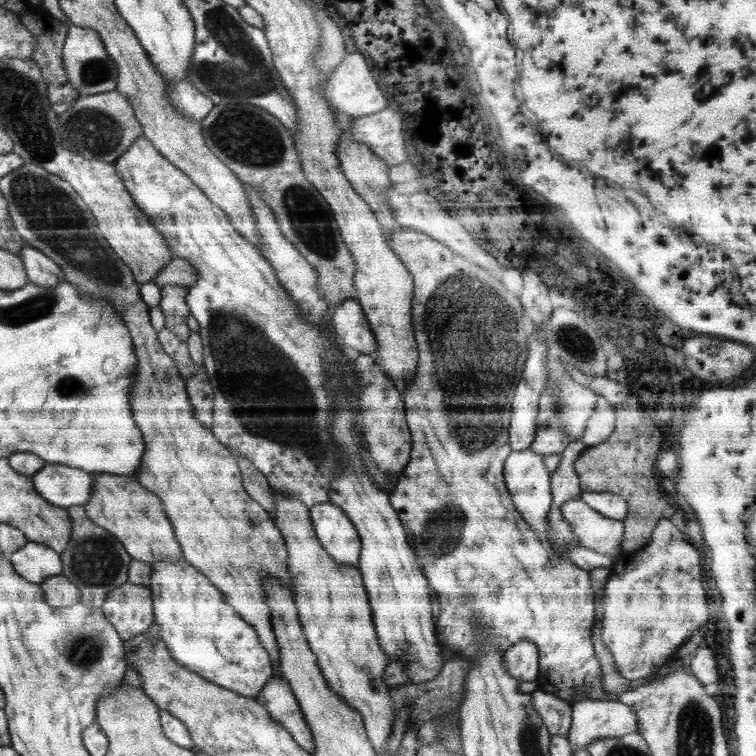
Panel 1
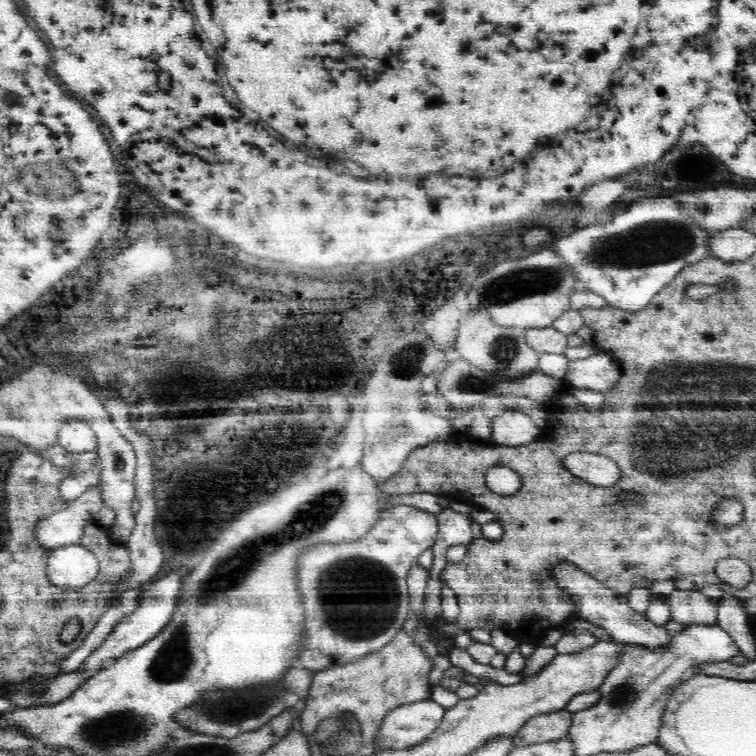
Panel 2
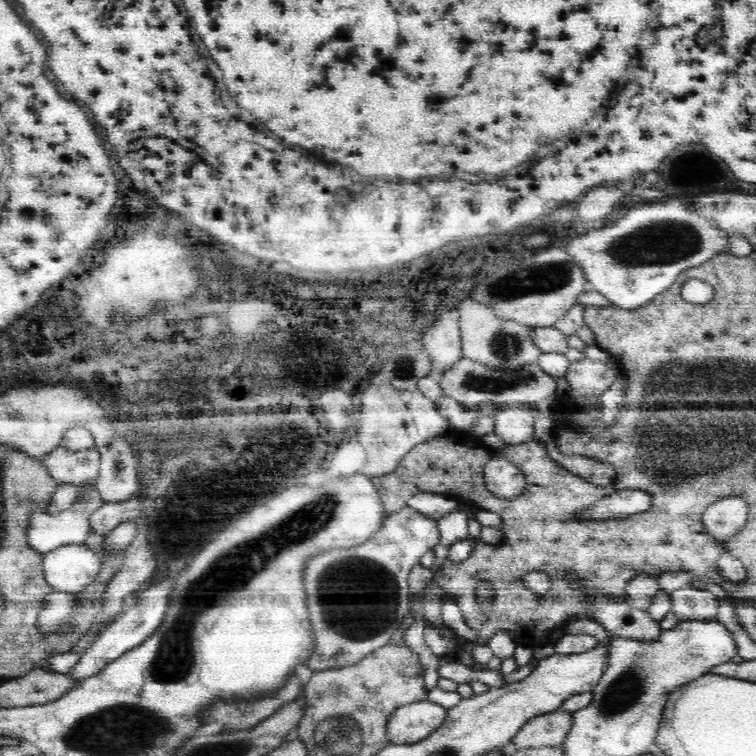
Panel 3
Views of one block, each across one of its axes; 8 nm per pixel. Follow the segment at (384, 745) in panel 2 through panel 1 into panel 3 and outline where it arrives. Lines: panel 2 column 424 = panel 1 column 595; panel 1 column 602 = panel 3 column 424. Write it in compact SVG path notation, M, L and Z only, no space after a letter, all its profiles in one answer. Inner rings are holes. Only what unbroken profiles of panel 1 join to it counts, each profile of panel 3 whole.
M428 700L398 707L388 719L388 744L410 744L426 739L442 727L446 712L443 706Z

